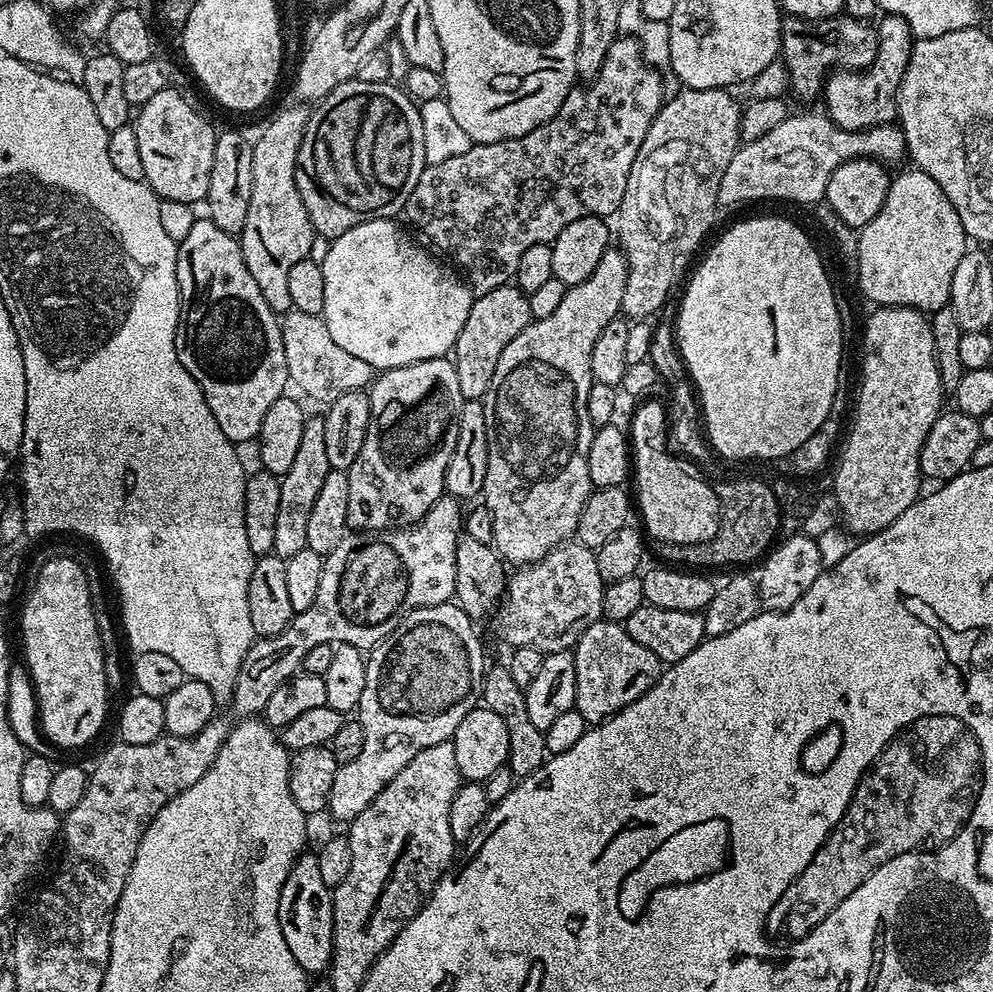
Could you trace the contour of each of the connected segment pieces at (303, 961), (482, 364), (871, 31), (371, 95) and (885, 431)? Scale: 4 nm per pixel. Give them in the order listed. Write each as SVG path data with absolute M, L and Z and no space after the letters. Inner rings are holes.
M304 852L297 856L279 894L278 914L282 938L298 966L310 976L325 973L332 961L333 900L331 889L319 873L315 853Z
M509 282L489 292L481 292L473 299L466 326L458 334L454 349L454 363L458 370L458 390L465 400L483 400L488 393L490 378L494 378L494 369L498 367L498 358L502 350L518 338L518 334L527 324L532 323L528 296L515 283Z
M847 14L825 20L788 16L780 29L780 56L788 72L790 92L800 100L812 100L815 96L817 99L833 70L859 70L871 66L878 54L879 41L879 31L869 21Z
M353 78L342 82L342 86L330 90L330 94L311 109L308 125L304 131L304 137L302 138L302 146L298 150L298 162L296 163L298 194L302 194L302 202L306 206L306 214L310 214L313 233L315 233L317 237L331 242L335 240L337 236L346 234L346 230L354 230L354 226L358 226L362 222L391 220L399 217L406 206L406 198L410 198L410 193L414 191L414 186L418 186L418 178L422 178L422 170L426 167L424 163L425 154L424 119L420 117L420 110L416 101L408 97L403 87L396 87L391 83L362 82L361 80Z
M880 306L875 311L876 313L864 324L864 377L860 380L860 397L856 400L856 413L853 416L851 413L850 427L843 437L842 451L839 453L839 456L841 455L840 465L836 468L836 500L840 503L841 514L844 515L843 527L849 533L855 534L854 532L857 532L857 537L860 538L870 536L874 532L883 532L885 528L891 526L894 518L906 514L906 510L910 510L910 506L921 495L920 455L922 454L922 442L926 442L926 434L930 434L930 426L934 426L934 422L940 416L942 409L945 407L944 399L946 399L946 393L938 374L931 319L916 308L886 308Z

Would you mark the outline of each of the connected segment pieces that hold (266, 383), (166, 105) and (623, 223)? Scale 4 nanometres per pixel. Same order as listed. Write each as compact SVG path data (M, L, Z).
M197 218L194 226L190 226L189 232L186 233L186 238L178 241L176 273L178 274L178 290L180 291L180 321L176 327L178 362L182 362L182 366L186 366L186 370L190 370L190 378L194 378L194 382L198 382L198 386L206 398L206 406L210 406L210 414L214 414L214 422L218 422L218 430L222 430L222 434L226 434L228 441L237 446L243 446L247 440L255 441L262 430L262 418L266 418L266 410L270 410L270 406L274 406L274 402L279 396L285 395L290 384L286 350L283 349L281 321L278 319L277 313L270 310L266 298L262 298L262 290L258 290L258 282L254 282L250 270L246 270L246 258L242 258L239 239L233 233L214 226L214 222L210 219Z
M173 86L161 90L150 98L150 102L139 105L134 116L134 127L138 134L138 151L142 157L142 170L144 180L149 188L160 197L161 200L173 200L174 202L186 202L196 206L207 197L210 186L210 170L214 166L214 146L216 145L217 129L212 129L212 124Z
M681 87L679 89L680 93L677 96L669 95L667 99L665 99L664 103L660 105L660 109L658 110L658 114L656 117L652 119L652 125L650 126L650 130L646 130L646 138L642 138L642 147L638 150L638 158L634 158L634 166L630 166L630 178L626 178L626 194L622 194L622 202L620 203L620 211L615 213L614 221L616 220L616 228L614 224L614 232L620 235L620 241L618 241L618 247L621 252L623 252L624 257L626 258L626 262L628 263L628 273L626 274L626 290L622 293L622 306L620 307L621 313L625 317L631 318L633 321L642 320L645 318L652 318L652 315L655 314L656 311L659 310L660 307L663 306L664 303L668 300L668 291L671 290L672 287L676 284L676 275L679 274L680 271L683 270L684 267L688 264L688 259L691 258L692 255L695 254L696 251L699 253L701 251L700 243L704 240L704 235L707 234L708 231L712 228L712 223L716 220L716 208L718 209L718 205L720 204L720 199L718 198L718 190L722 186L722 174L726 170L726 166L730 166L730 158L734 158L734 154L736 153L737 148L740 147L742 141L740 139L740 114L742 111L741 105L738 103L736 105L736 100L731 95L733 94L729 89L726 88L711 88L710 90L694 90L693 88L685 88Z

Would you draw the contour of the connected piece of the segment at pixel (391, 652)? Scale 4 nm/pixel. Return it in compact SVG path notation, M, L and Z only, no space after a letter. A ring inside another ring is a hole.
M449 602L438 606L426 606L406 614L390 635L381 640L367 653L366 687L362 689L362 698L358 709L358 719L362 726L364 741L362 754L354 762L346 762L337 767L334 774L334 786L330 790L327 815L336 820L350 822L426 746L438 746L438 742L451 740L458 722L470 714L472 708L481 703L480 691L484 685L484 648L480 645L480 636L475 632L474 621L461 610L459 604Z

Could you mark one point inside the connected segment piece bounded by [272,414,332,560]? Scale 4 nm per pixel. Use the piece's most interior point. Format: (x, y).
(300, 486)

